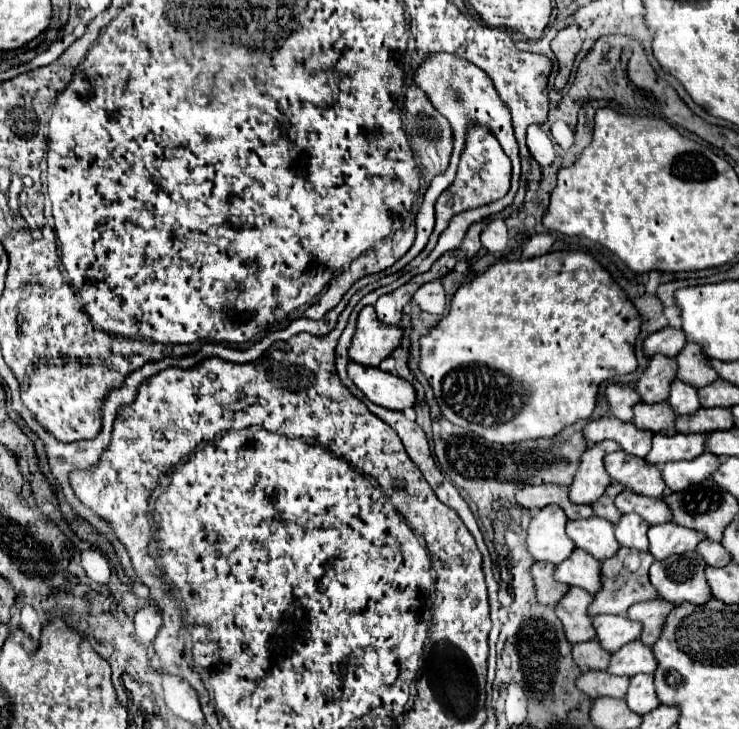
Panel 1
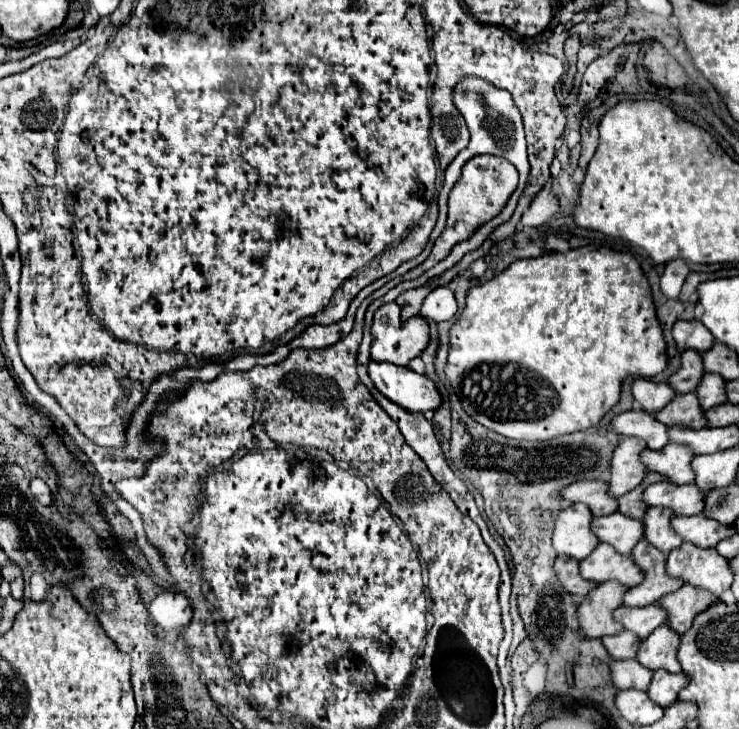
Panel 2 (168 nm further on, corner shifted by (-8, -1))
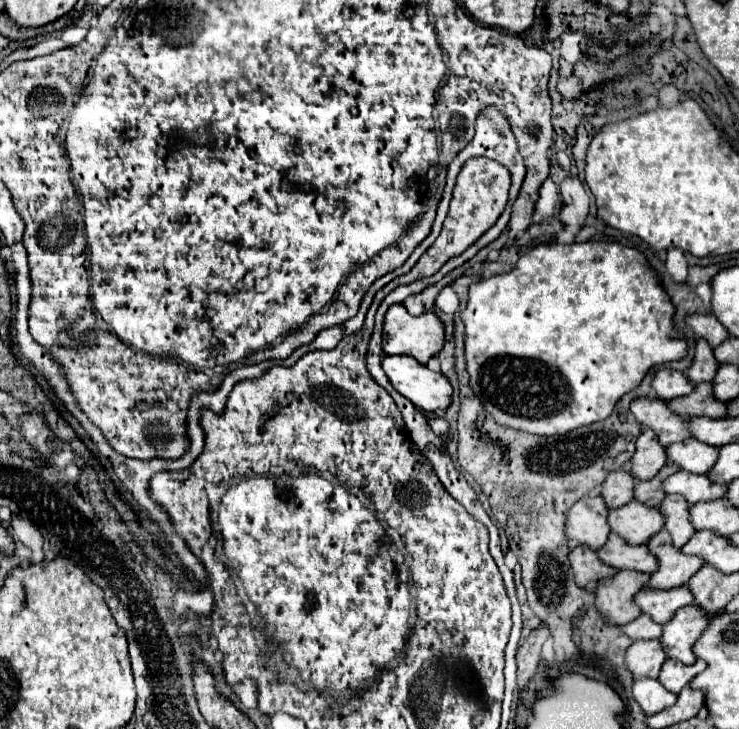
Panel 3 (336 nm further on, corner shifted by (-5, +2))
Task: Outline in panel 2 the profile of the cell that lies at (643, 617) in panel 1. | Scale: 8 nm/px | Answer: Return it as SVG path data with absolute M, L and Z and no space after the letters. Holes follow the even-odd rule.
M685 583L679 591L665 595L659 601L659 605L663 605L669 613L669 621L667 621L669 627L683 635L685 631L689 631L689 627L693 625L693 619L699 615L699 611L703 613L719 601L721 599L715 599L715 595L711 595L709 591L695 589L691 583Z

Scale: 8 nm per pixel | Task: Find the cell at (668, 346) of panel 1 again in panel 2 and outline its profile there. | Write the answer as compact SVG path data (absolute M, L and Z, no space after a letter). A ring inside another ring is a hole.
M697 319L677 321L673 327L673 339L679 349L697 349L701 353L715 343L711 331L707 331L707 327Z

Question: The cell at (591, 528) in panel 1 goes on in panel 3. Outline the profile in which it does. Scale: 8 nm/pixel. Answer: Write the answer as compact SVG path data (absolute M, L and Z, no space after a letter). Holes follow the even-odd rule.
M632 500L626 506L608 512L608 526L612 532L622 536L626 544L638 546L646 544L648 538L664 526L664 518L658 508L648 508Z

